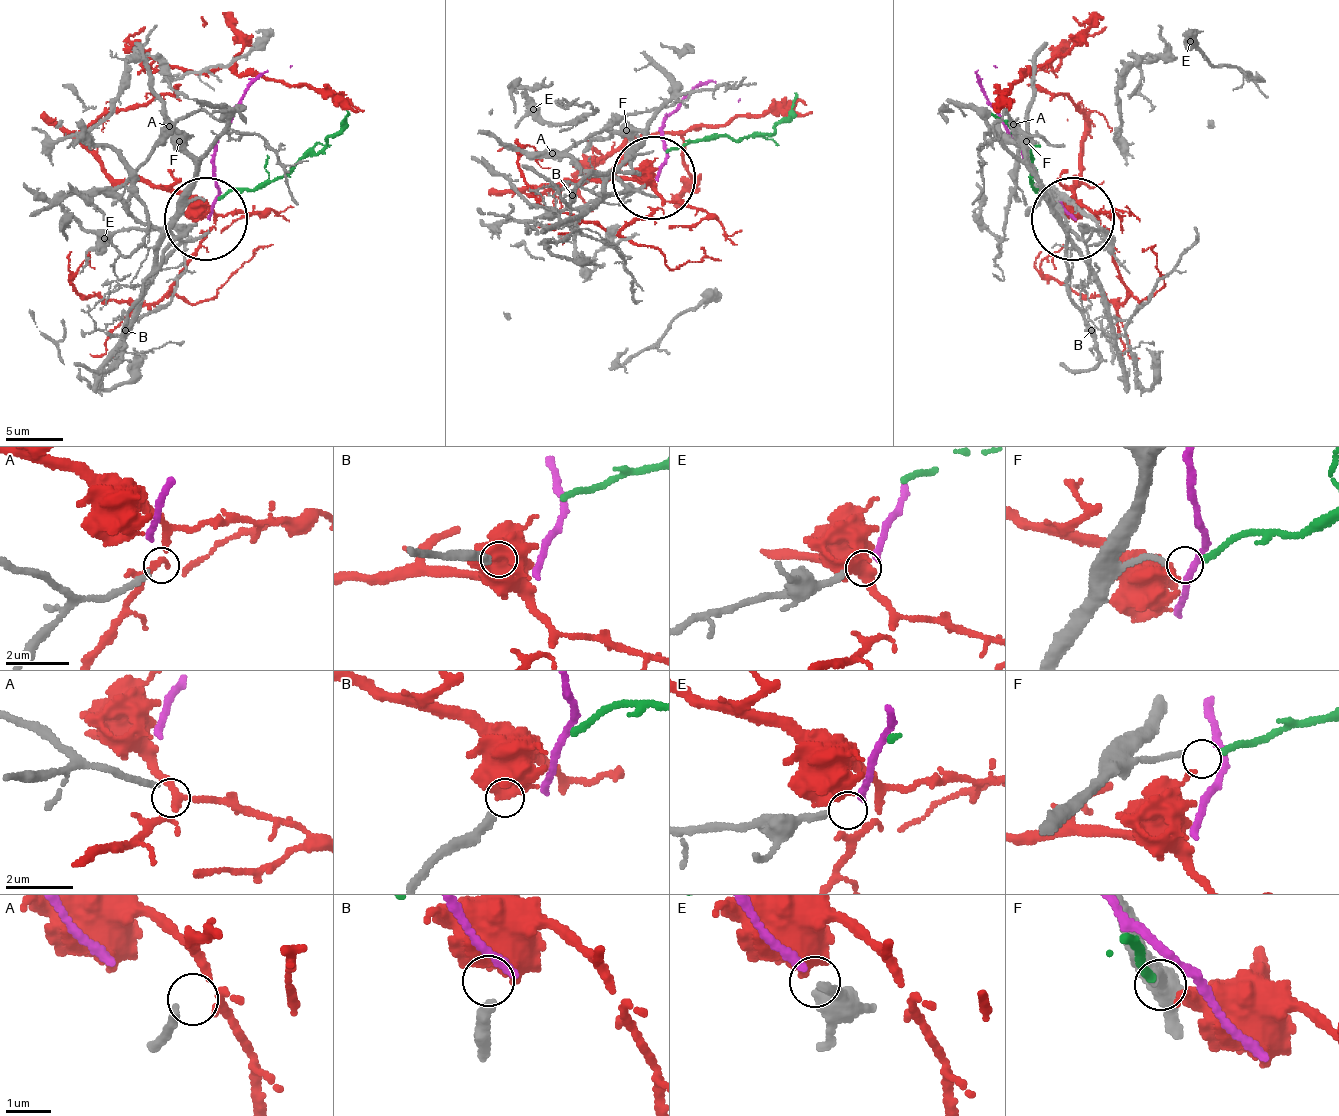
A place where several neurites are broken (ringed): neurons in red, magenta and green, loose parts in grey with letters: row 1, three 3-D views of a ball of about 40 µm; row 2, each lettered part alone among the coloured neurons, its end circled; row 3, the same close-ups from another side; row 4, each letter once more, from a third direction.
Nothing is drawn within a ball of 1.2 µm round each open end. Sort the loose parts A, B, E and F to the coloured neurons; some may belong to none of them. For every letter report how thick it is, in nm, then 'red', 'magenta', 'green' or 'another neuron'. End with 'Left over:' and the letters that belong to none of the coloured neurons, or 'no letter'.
A: 170 nm | another neuron
B: 240 nm | red
E: 200 nm | magenta
F: 150 nm | green
Left over: A

